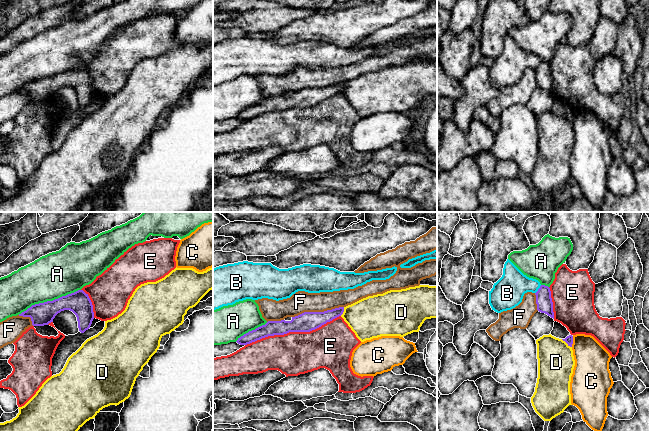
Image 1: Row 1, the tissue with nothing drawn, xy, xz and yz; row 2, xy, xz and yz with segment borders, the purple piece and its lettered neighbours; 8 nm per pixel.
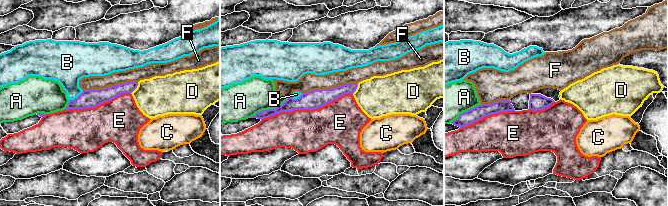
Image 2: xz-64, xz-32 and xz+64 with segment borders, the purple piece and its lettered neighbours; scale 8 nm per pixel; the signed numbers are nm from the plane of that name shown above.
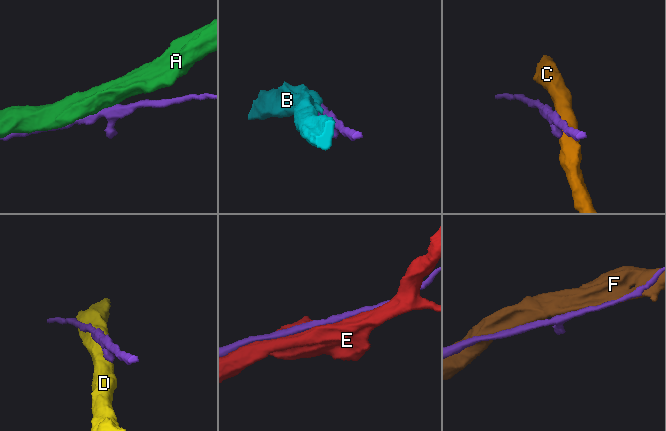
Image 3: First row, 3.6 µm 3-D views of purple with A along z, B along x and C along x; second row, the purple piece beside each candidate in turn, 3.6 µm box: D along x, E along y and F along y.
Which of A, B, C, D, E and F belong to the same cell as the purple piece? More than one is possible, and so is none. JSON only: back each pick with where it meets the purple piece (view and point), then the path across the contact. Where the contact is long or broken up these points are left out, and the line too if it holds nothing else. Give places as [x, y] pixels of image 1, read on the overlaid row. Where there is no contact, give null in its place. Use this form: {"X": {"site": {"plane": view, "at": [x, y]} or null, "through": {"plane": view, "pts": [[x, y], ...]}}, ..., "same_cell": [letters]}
{"same_cell": []}

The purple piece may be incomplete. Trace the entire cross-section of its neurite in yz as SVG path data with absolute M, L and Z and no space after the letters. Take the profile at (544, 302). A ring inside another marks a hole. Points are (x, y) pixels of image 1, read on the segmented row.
M541 285L535 295L537 310L541 313L547 314L554 319L553 302L550 288L548 286Z

